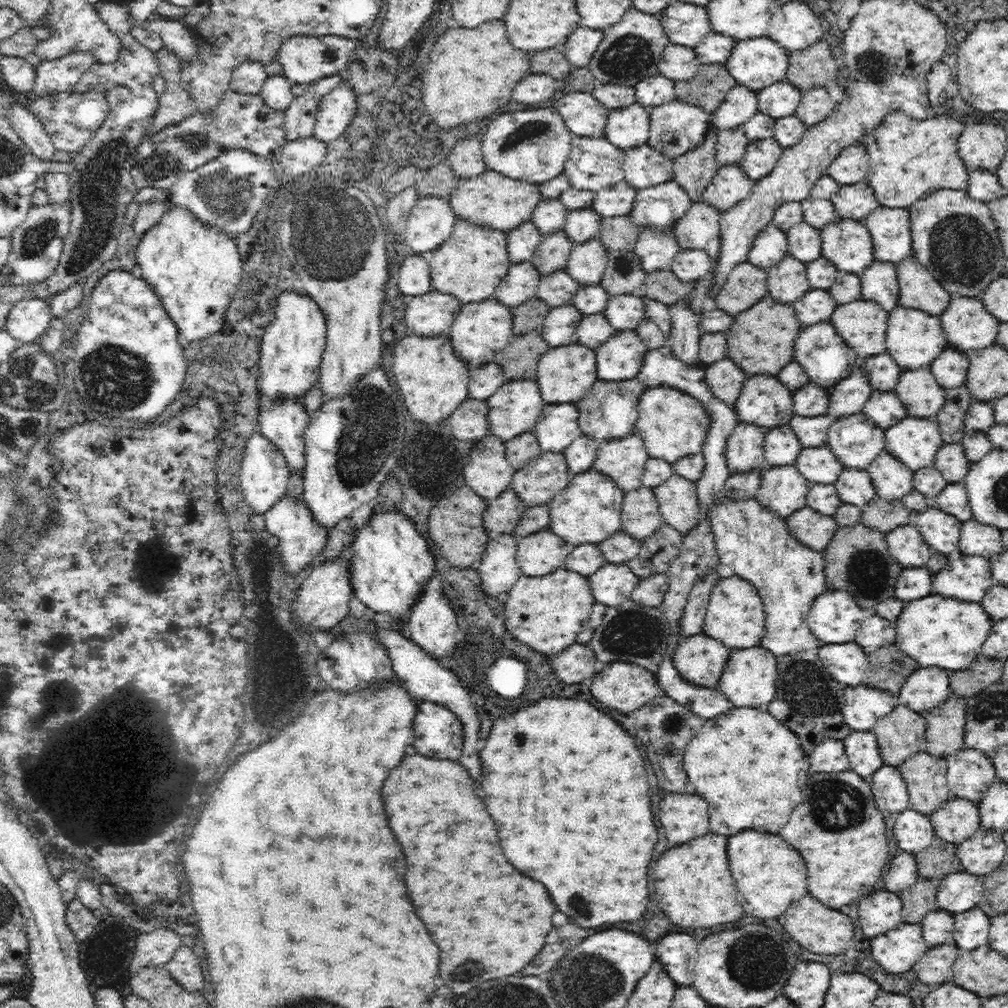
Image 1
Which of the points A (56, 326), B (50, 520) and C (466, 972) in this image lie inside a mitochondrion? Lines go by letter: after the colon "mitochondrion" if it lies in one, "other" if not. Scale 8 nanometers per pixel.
A: other
B: other
C: mitochondrion

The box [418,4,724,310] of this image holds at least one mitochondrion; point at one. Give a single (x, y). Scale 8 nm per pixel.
(630, 55)

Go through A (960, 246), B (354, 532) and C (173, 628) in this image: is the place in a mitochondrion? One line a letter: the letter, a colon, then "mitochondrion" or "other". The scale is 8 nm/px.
A: mitochondrion
B: other
C: other

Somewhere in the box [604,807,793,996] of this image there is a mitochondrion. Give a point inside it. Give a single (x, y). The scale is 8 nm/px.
(755, 961)

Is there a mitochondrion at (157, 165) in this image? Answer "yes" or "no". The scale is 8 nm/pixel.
yes

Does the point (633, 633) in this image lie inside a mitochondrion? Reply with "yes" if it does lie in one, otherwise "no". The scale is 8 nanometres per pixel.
yes

